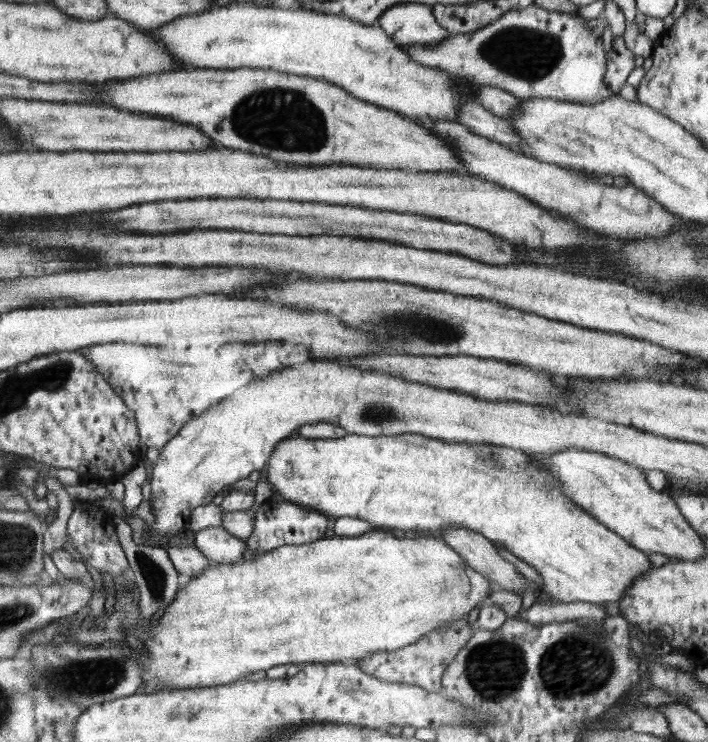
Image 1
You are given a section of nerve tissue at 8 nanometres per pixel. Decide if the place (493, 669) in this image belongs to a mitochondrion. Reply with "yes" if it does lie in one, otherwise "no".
yes

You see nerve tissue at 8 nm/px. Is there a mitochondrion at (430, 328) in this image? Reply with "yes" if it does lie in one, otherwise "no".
yes

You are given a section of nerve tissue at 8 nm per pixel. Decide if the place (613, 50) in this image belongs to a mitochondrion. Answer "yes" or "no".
no

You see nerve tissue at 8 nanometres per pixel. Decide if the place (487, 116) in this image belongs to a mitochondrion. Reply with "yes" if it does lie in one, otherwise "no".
no

